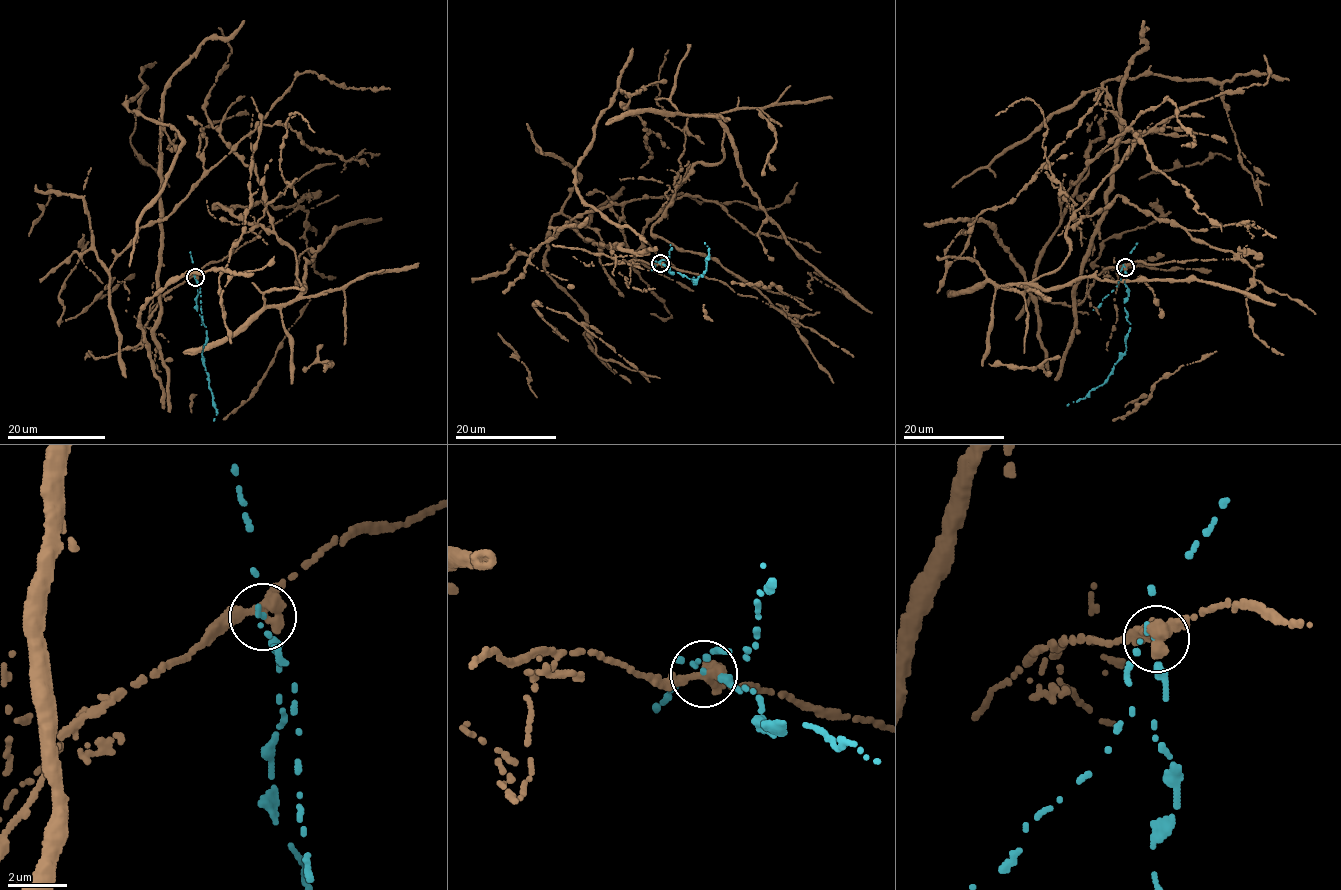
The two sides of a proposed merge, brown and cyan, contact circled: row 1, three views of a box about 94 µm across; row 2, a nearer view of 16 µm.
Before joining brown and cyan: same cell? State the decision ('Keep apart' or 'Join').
Keep apart

